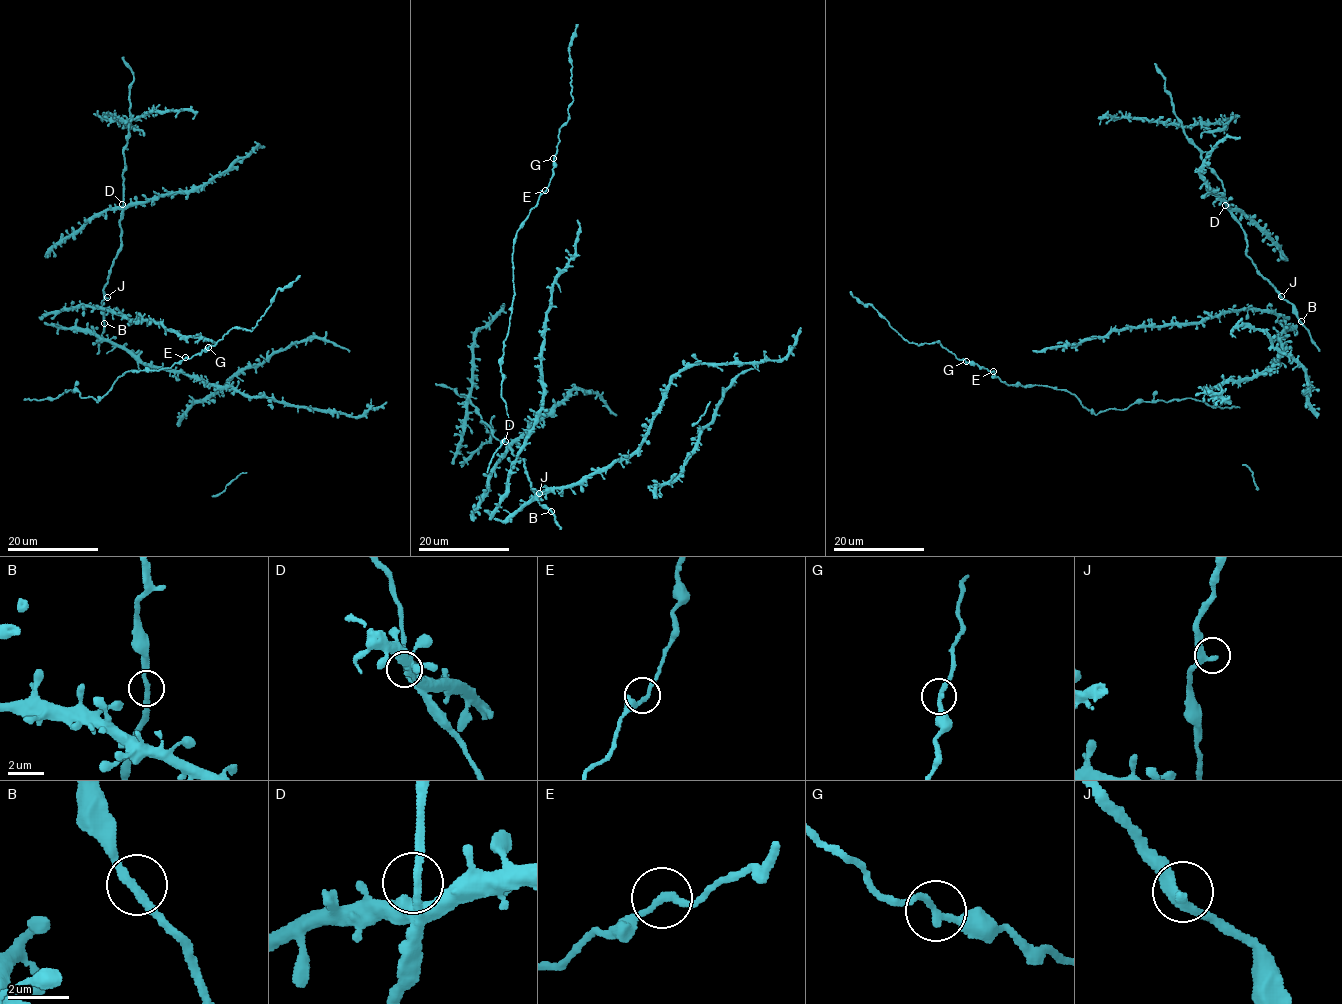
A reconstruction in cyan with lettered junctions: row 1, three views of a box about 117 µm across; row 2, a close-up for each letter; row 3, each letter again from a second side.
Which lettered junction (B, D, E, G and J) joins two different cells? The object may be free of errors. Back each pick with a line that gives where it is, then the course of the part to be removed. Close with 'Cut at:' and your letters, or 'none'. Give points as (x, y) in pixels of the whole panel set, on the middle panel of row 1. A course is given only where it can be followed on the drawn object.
Cut at: none

